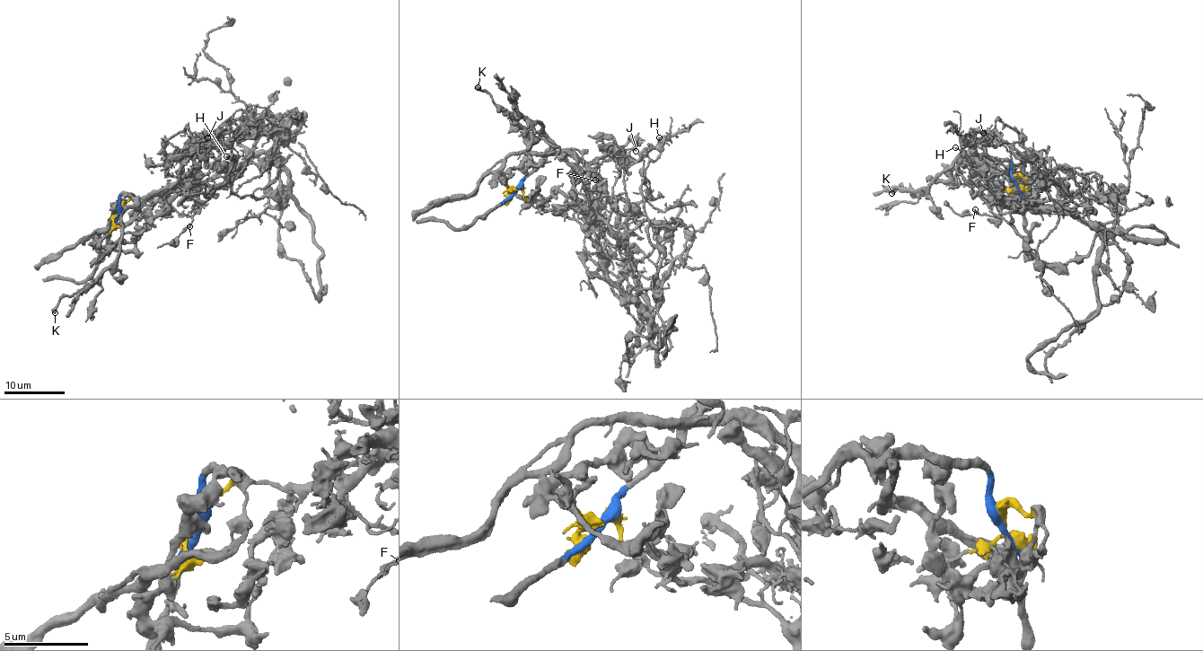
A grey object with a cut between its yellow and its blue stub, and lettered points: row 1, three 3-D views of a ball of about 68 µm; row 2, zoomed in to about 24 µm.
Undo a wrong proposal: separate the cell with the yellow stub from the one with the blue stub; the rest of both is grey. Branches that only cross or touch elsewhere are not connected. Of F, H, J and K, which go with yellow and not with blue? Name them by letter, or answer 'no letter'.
F, H

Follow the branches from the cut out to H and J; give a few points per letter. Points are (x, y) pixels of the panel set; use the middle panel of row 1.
H: (516, 190), (536, 208), (576, 220), (604, 271), (636, 305), (663, 255), (650, 241), (641, 188), (659, 137)
J: (516, 190), (550, 150), (592, 162), (603, 153), (619, 153), (629, 149), (636, 151)

